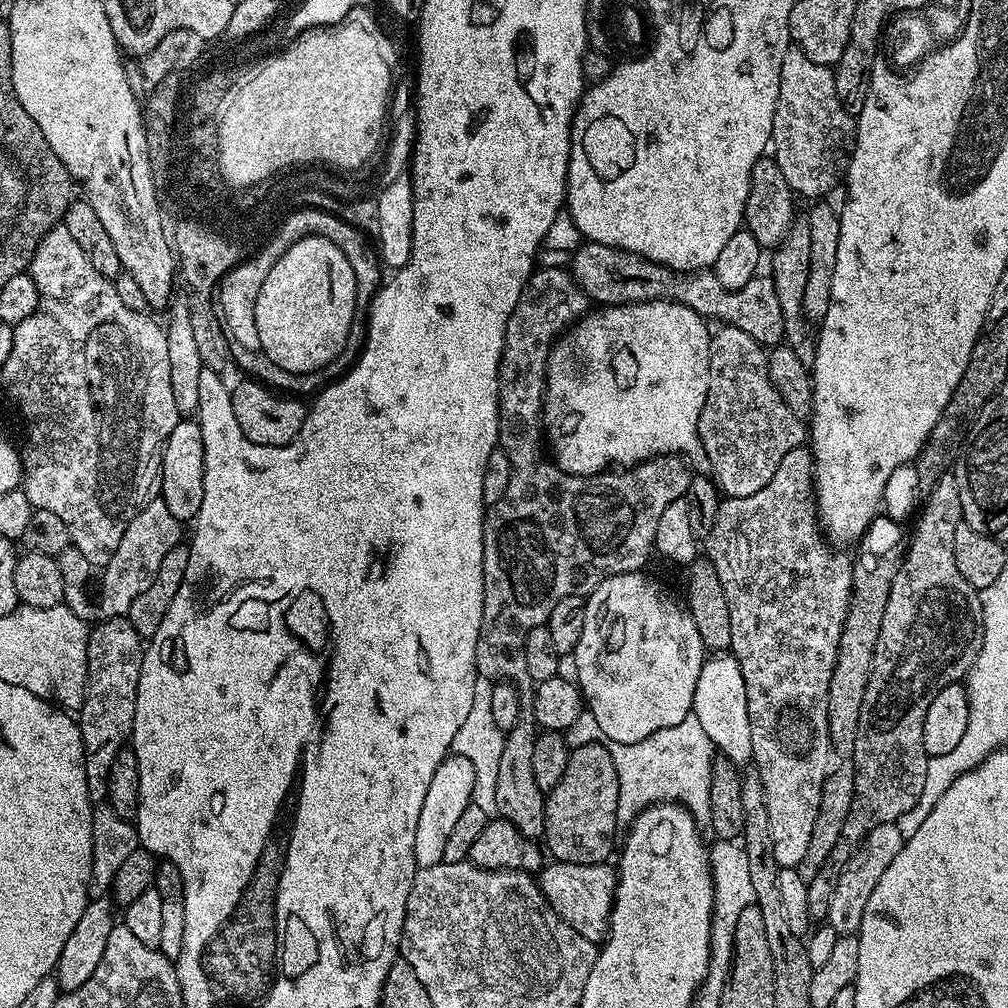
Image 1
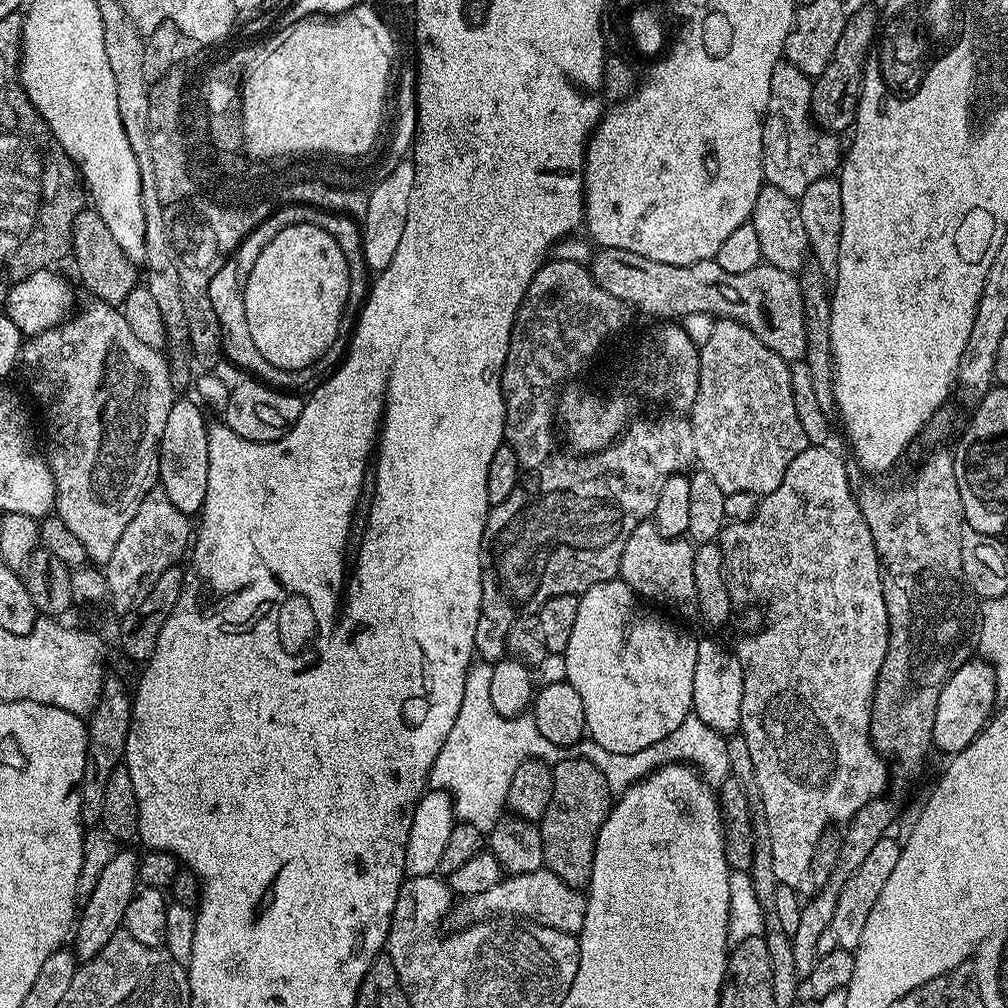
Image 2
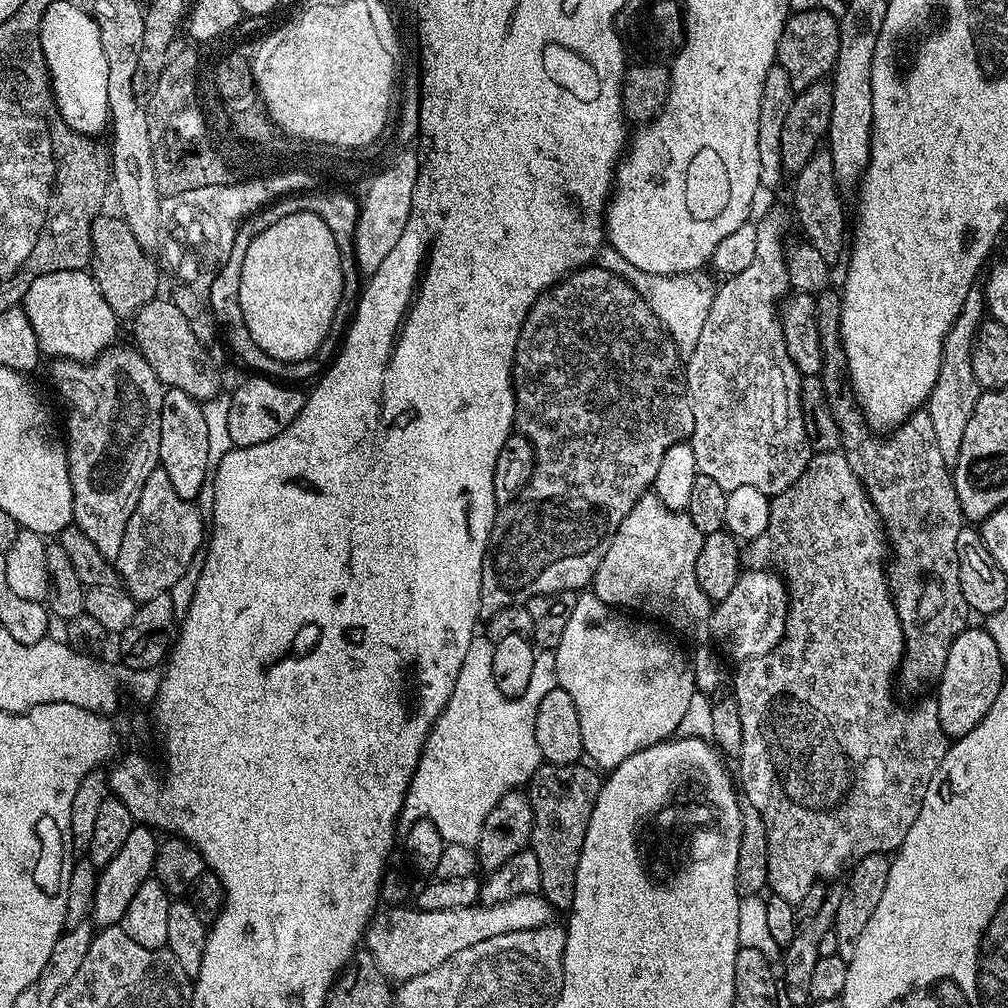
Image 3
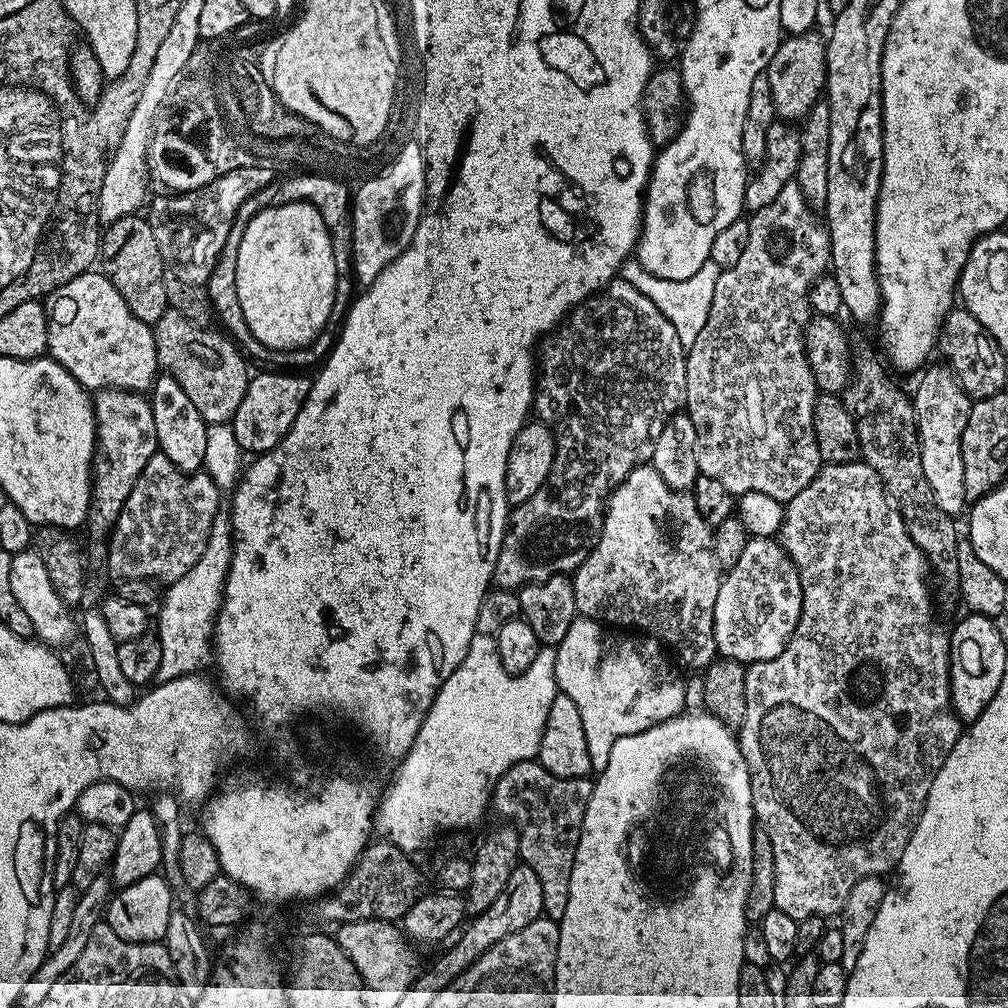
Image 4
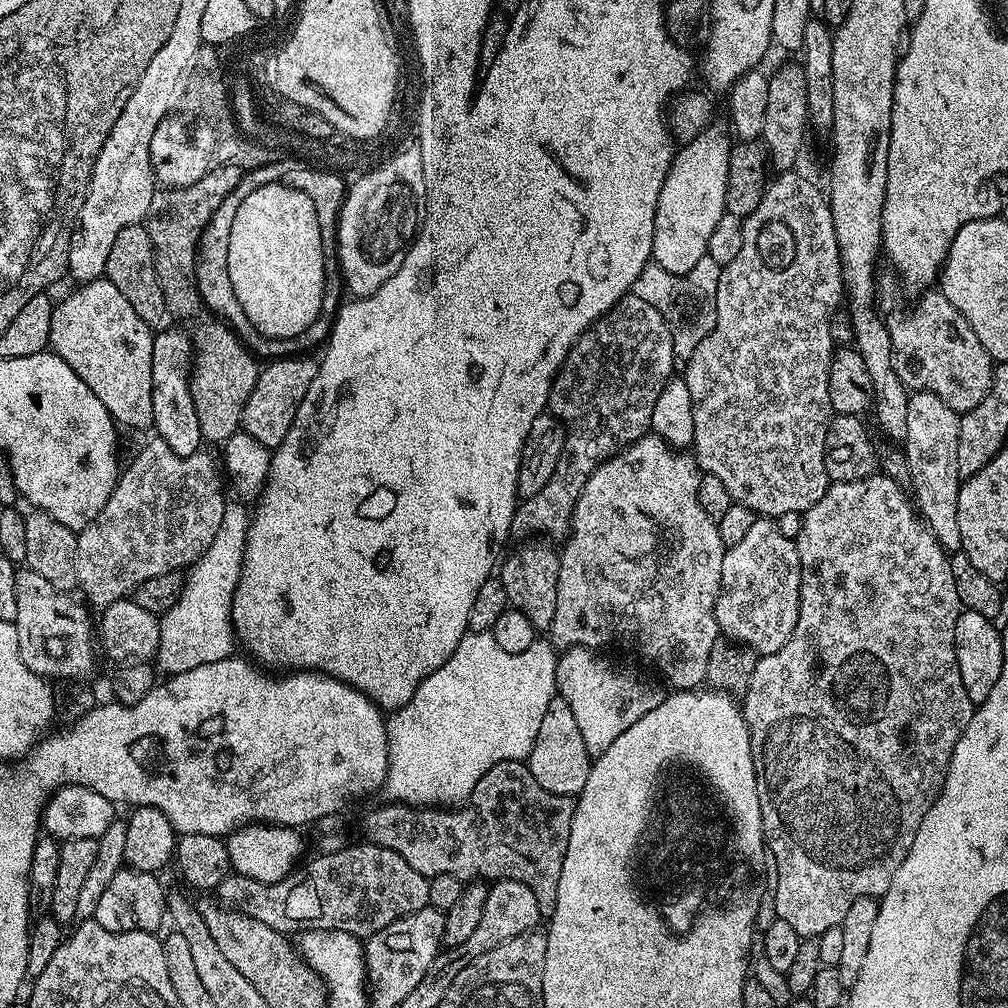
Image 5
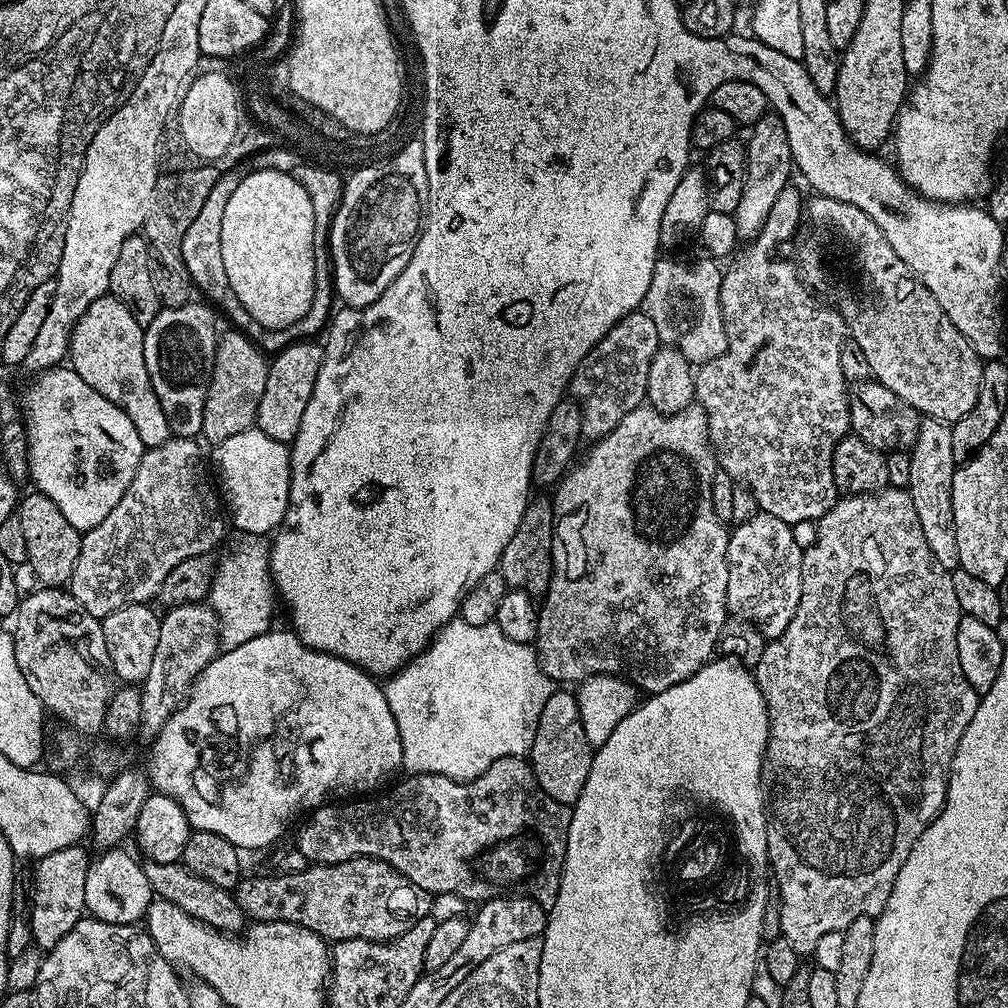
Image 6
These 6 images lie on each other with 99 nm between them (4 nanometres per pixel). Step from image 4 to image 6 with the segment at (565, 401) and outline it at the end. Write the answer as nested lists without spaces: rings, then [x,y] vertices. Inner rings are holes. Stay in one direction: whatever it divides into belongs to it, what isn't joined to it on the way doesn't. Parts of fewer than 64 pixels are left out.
[[[641,310],[626,314],[610,329],[603,338],[582,358],[574,370],[570,385],[571,399],[582,402],[581,437],[585,441],[595,442],[603,438],[622,420],[630,410],[645,403],[646,374],[650,374],[650,362],[654,354],[662,347],[654,323]]]

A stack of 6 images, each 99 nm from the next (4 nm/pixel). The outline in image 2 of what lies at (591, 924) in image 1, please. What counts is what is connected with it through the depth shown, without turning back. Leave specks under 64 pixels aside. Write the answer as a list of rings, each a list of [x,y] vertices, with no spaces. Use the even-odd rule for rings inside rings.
[[[546,866],[530,874],[505,875],[497,884],[490,886],[490,890],[482,890],[482,894],[459,904],[450,912],[450,920],[453,920],[456,926],[466,926],[493,918],[519,918],[524,922],[578,934],[586,918],[585,893],[562,882],[562,878],[558,878],[558,874],[554,874]]]

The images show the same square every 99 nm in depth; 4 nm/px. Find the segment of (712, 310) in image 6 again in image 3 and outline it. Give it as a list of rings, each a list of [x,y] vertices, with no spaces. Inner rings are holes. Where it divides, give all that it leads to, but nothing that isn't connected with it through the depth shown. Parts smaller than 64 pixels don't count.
[[[607,242],[595,252],[593,265],[623,277],[632,288],[638,290],[641,298],[654,310],[655,316],[674,342],[676,351],[681,357],[686,358],[694,352],[699,335],[702,334],[703,323],[710,314],[710,306],[713,304],[713,294],[716,289],[715,282],[712,282],[704,270],[689,270],[673,274],[640,270],[638,266],[631,265]]]

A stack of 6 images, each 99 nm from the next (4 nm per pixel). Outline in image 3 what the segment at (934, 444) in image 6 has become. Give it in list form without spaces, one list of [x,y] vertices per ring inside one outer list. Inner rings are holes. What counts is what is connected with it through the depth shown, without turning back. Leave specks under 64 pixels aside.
[[[973,286],[970,294],[966,294],[966,302],[962,302],[962,310],[952,324],[950,334],[946,334],[938,382],[934,384],[934,390],[928,395],[926,411],[930,422],[934,422],[934,438],[938,438],[938,448],[942,450],[942,458],[950,466],[955,465],[958,458],[958,450],[962,446],[962,434],[966,434],[966,422],[970,422],[970,414],[974,414],[974,406],[982,391],[980,383],[974,376],[972,348],[976,345],[976,334],[985,319],[984,293],[979,287]]]

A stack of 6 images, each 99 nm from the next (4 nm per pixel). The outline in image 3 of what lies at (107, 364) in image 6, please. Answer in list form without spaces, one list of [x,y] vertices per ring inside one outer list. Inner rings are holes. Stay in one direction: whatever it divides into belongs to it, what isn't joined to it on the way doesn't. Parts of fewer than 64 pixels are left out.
[[[58,270],[34,278],[22,307],[26,318],[30,318],[30,326],[34,326],[38,346],[45,357],[87,362],[113,347],[118,317],[92,281],[91,271]]]

